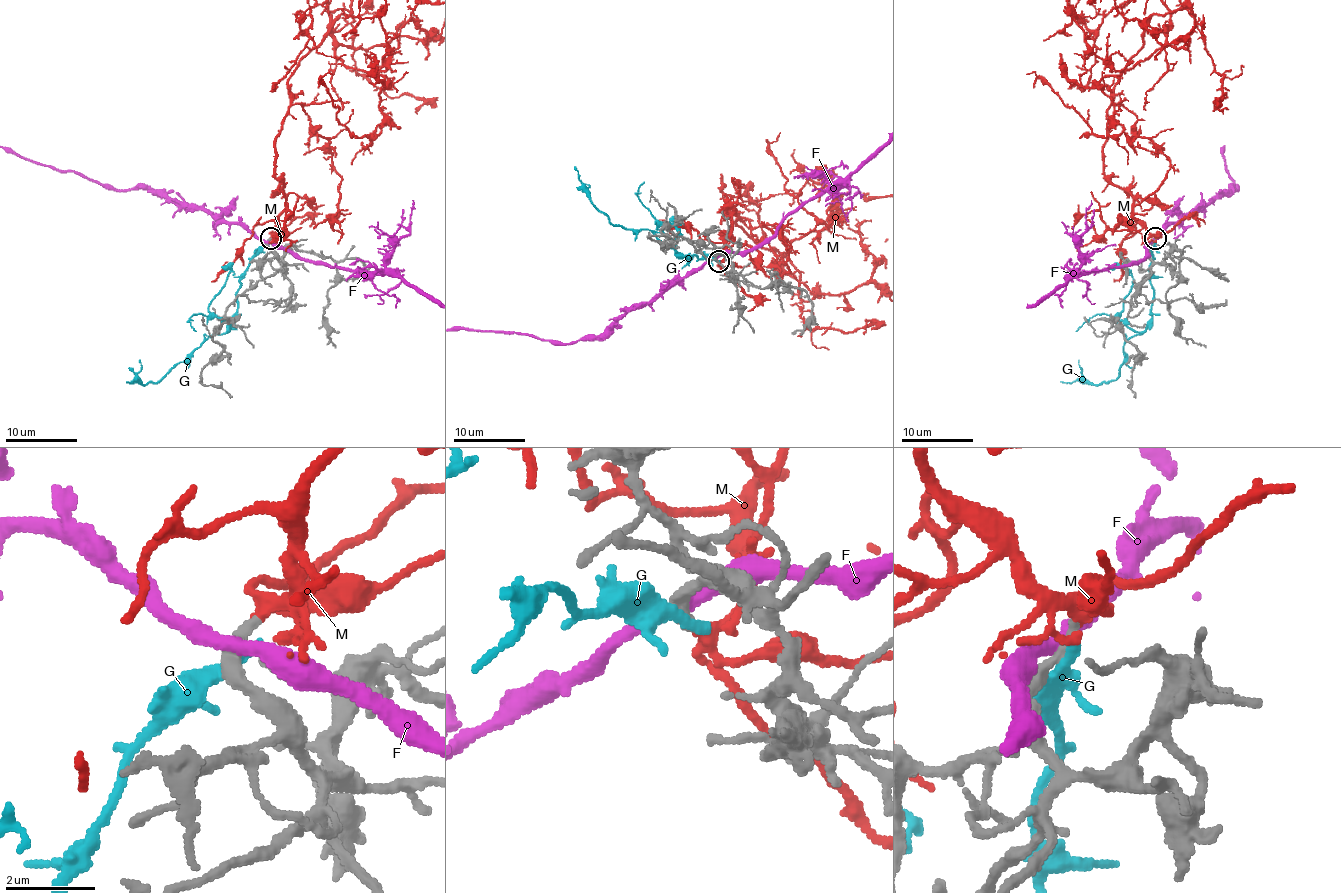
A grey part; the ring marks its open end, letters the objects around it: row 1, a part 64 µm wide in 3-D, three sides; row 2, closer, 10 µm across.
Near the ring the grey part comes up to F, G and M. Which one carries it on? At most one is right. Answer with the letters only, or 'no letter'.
M

